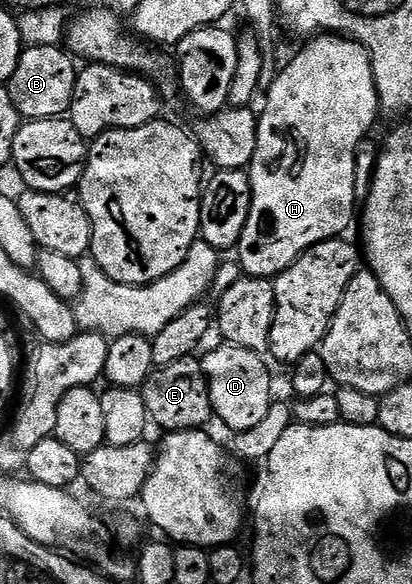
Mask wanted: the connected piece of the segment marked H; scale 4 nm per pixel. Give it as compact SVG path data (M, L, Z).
M321 33L309 38L308 43L292 60L281 66L279 75L273 83L273 87L266 92L268 100L264 103L264 112L259 112L256 124L258 125L258 149L254 149L252 166L247 168L248 179L252 183L252 200L250 201L250 213L246 217L246 229L242 229L242 237L238 244L240 251L240 267L245 276L254 279L267 279L280 275L293 261L304 251L309 251L314 245L318 245L327 239L335 239L345 234L344 230L352 223L352 218L358 215L358 195L356 199L356 153L360 150L368 130L376 123L376 118L382 115L378 89L374 81L374 69L372 58L368 56L367 49L354 39L335 33Z

